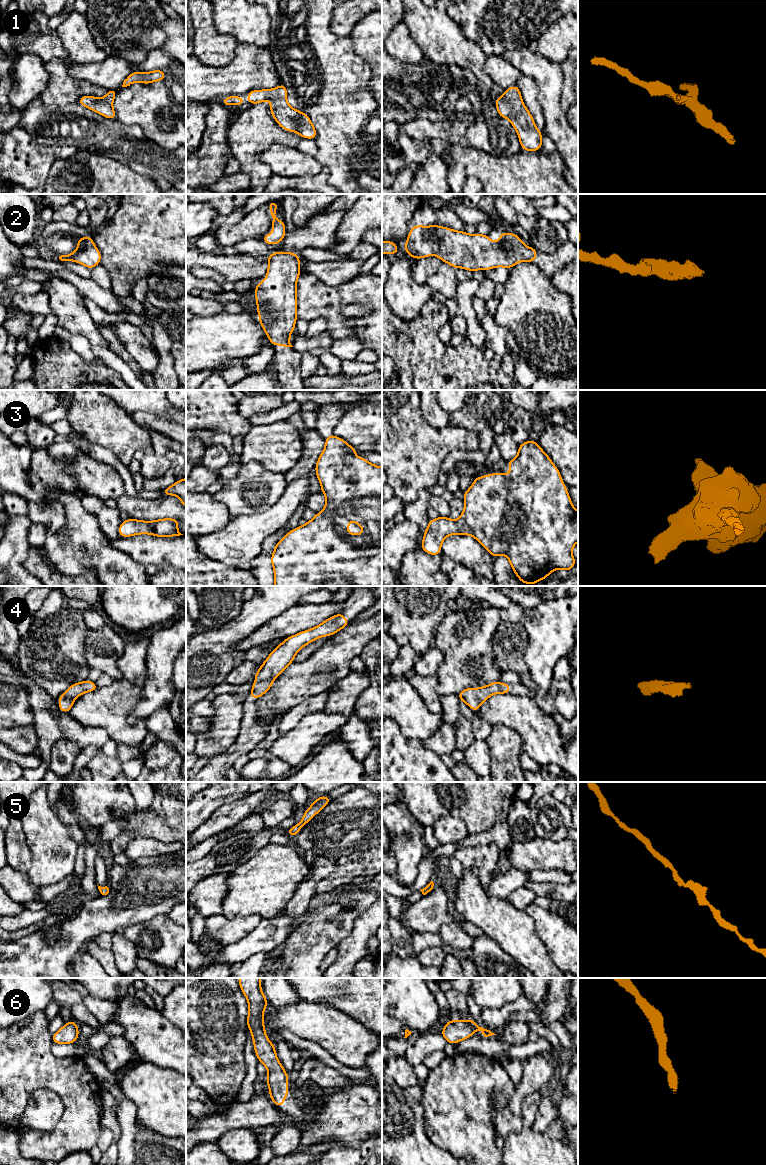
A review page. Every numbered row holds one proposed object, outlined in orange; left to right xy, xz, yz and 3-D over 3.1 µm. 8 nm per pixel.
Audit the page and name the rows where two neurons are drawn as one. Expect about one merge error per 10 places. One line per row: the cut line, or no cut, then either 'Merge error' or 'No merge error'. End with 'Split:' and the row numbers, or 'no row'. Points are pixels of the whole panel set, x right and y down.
1: No split. No merge error
2: No split. No merge error
3: No split. No merge error
4: No split. No merge error
5: No split. No merge error
6: No split. No merge error
Split: no row

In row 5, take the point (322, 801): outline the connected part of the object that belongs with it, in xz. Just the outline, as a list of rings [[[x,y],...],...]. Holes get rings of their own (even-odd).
[[[320,796],[317,798],[311,806],[305,810],[301,821],[293,827],[286,830],[290,837],[295,837],[301,828],[303,828],[317,813],[319,813],[326,805],[331,802],[332,798],[328,796]]]

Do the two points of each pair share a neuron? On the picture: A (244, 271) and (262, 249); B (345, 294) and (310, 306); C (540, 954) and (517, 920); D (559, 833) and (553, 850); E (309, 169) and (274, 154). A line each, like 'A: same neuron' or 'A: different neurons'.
A: different neurons
B: same neuron
C: same neuron
D: different neurons
E: same neuron

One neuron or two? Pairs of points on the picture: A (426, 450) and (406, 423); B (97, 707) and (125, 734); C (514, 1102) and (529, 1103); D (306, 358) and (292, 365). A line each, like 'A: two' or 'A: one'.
A: one
B: one
C: two
D: two

